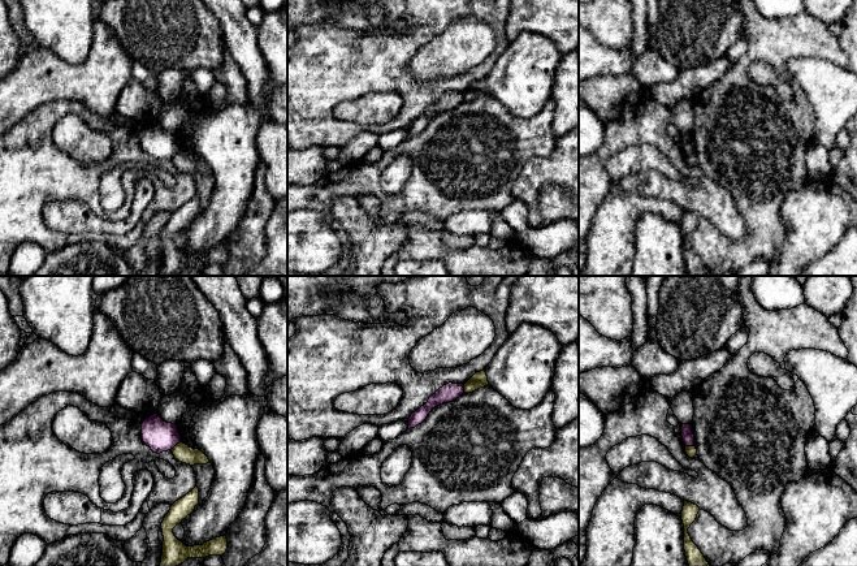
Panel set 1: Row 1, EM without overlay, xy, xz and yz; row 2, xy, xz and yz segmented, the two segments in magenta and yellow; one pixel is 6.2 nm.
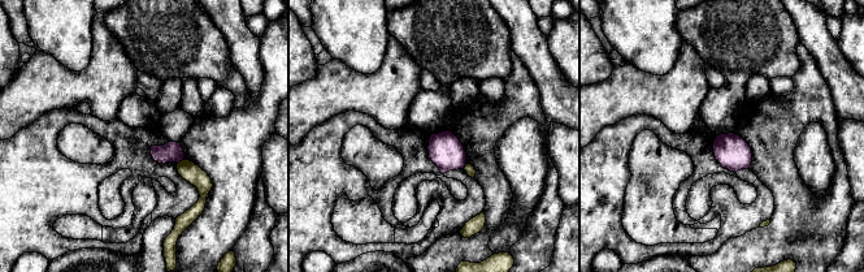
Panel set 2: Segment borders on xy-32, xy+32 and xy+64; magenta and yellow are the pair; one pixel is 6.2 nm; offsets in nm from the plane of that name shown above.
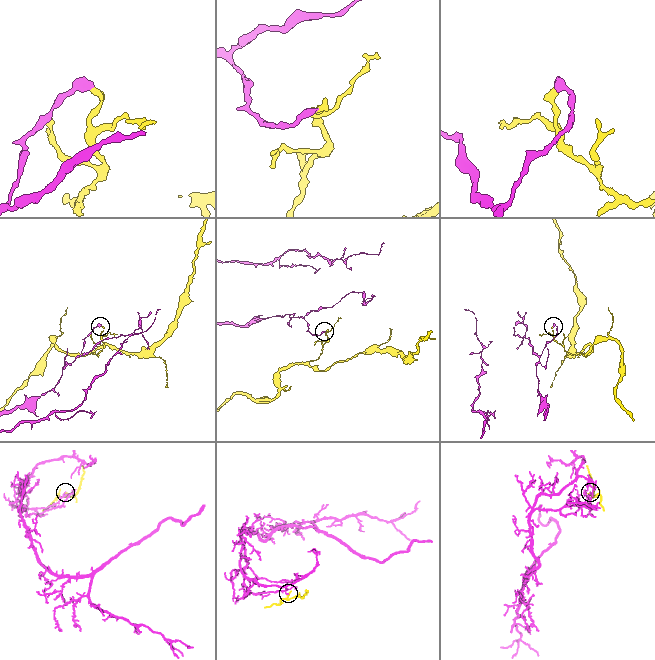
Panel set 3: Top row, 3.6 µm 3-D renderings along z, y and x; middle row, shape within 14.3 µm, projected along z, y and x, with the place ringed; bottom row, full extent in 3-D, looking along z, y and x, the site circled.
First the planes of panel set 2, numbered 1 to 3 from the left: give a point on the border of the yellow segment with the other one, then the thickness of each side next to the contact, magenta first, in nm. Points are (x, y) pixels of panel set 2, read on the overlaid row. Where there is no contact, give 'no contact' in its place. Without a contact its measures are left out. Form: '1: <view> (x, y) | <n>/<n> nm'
1: xy-32 (181, 160) | 130/120 nm
2: xy+32 (464, 167) | 220/60 nm
3: no contact

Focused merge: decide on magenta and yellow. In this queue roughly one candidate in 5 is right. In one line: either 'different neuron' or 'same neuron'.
different neuron

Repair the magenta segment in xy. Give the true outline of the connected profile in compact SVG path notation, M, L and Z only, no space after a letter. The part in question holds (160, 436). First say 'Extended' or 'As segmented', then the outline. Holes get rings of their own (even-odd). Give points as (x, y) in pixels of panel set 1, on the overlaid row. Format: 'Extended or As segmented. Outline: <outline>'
As segmented. Outline: M157 414L143 420L142 440L157 454L172 450L182 442L177 424L164 422Z

